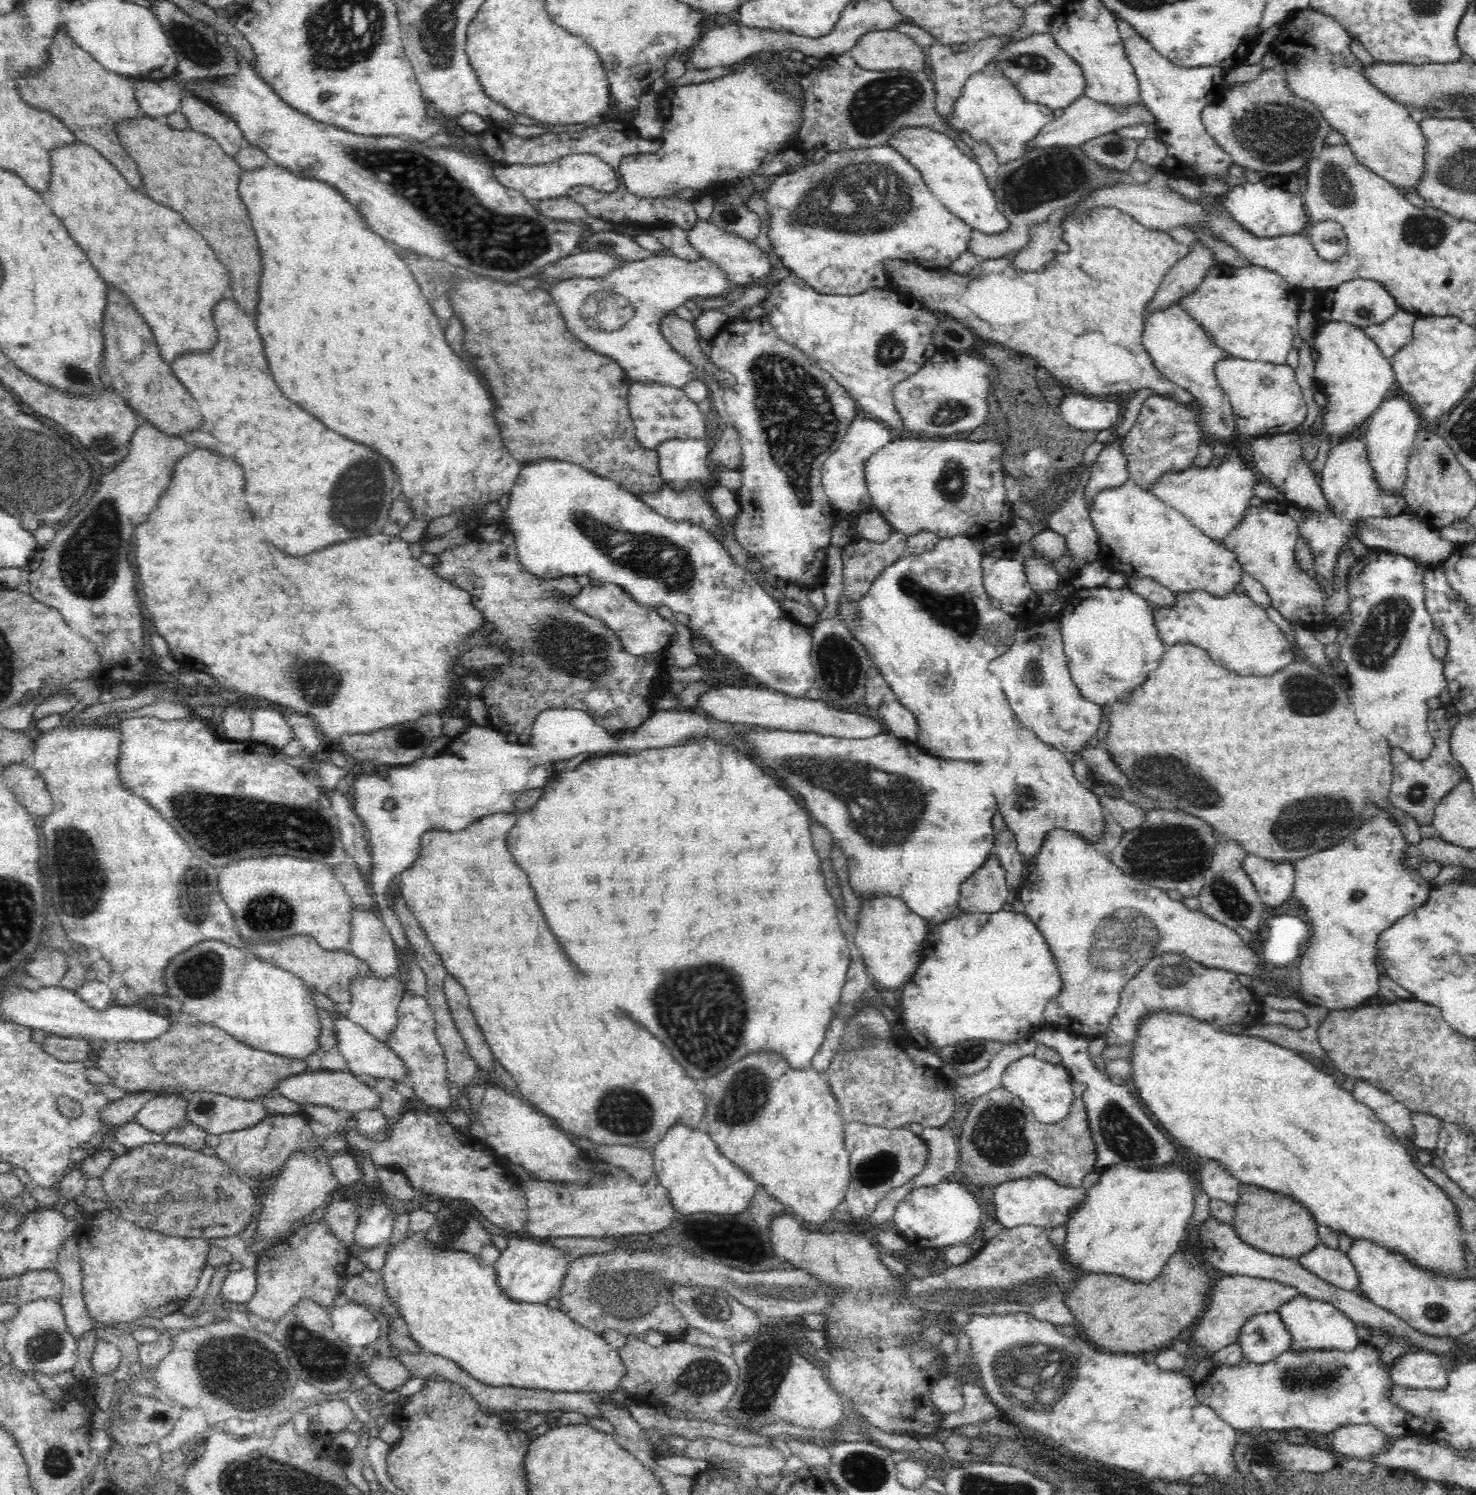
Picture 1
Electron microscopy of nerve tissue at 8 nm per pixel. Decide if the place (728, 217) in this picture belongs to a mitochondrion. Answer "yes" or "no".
yes

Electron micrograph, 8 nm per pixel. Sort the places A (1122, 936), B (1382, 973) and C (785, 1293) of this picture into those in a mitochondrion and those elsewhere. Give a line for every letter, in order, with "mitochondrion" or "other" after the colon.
A: mitochondrion
B: other
C: other

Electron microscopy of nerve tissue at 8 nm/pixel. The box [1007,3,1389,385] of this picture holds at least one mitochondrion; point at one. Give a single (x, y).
(1272, 133)

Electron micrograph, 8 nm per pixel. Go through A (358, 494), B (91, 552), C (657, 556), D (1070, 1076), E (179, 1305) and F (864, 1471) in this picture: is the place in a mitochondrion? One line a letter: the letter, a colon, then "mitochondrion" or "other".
A: mitochondrion
B: mitochondrion
C: mitochondrion
D: other
E: other
F: mitochondrion

